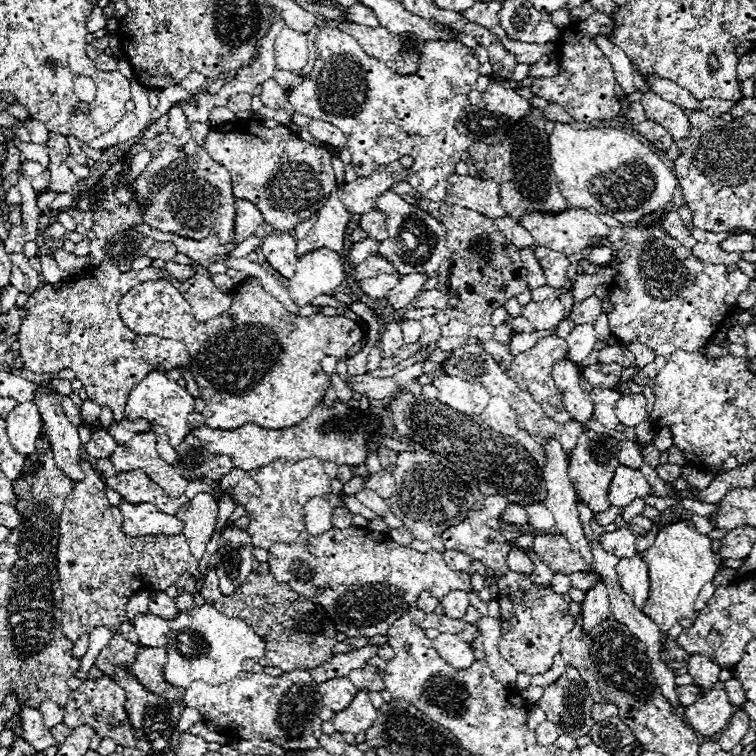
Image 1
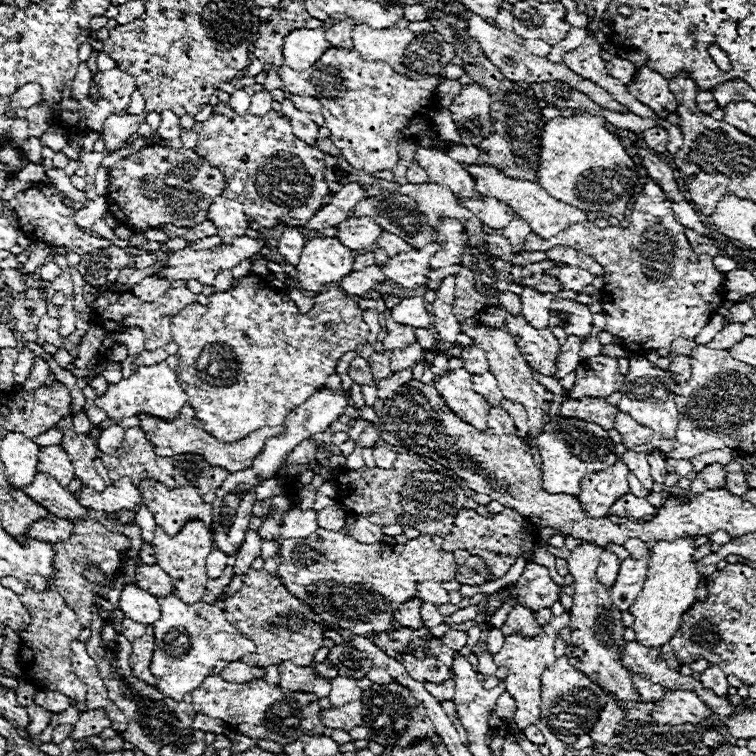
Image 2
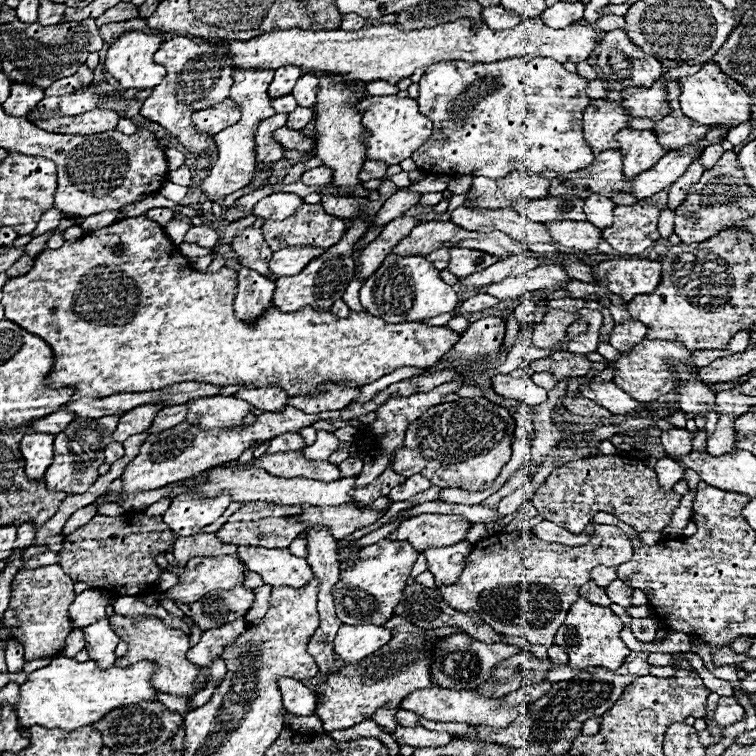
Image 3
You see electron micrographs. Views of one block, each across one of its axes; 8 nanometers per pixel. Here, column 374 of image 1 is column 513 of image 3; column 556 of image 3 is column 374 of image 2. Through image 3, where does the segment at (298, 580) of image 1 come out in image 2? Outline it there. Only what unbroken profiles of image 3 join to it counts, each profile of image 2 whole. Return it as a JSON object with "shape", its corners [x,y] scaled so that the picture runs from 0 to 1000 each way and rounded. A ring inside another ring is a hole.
{"shape":[[[418,701],[410,712],[384,712],[370,720],[370,762],[376,765],[376,775],[397,794],[402,794],[418,812],[431,817],[431,823],[447,823],[450,828],[460,828],[471,839],[484,841],[487,836],[513,833],[524,823],[524,807],[537,791],[550,786],[550,770],[571,767],[571,770],[593,770],[603,762],[603,746],[598,730],[585,730],[574,722],[569,709],[556,709],[540,714],[537,720],[479,720],[468,714],[463,706]]]}

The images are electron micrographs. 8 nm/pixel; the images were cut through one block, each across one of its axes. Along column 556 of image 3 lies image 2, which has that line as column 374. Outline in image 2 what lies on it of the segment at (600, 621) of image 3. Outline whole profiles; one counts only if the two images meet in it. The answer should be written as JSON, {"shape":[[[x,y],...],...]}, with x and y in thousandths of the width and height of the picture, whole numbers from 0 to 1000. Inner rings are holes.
{"shape":[[[534,828],[519,833],[519,836],[489,836],[487,844],[516,870],[526,870],[529,865],[545,862],[550,868],[561,868],[566,862],[566,854],[561,849],[561,844],[569,841],[569,833],[563,828],[553,831],[553,833],[540,833]]]}

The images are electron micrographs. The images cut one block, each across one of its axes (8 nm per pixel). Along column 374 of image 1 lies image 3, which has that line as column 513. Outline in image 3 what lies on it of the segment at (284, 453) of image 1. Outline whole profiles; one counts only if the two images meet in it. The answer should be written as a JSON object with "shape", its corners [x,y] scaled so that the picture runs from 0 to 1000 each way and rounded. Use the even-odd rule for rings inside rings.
{"shape":[[[608,526],[603,532],[590,532],[563,542],[553,556],[540,563],[540,569],[542,574],[537,574],[532,593],[521,601],[521,624],[542,632],[545,627],[556,627],[563,619],[563,632],[579,646],[608,646],[619,651],[635,651],[651,643],[661,622],[675,608],[683,556],[672,548],[669,540],[656,537],[643,526]]]}

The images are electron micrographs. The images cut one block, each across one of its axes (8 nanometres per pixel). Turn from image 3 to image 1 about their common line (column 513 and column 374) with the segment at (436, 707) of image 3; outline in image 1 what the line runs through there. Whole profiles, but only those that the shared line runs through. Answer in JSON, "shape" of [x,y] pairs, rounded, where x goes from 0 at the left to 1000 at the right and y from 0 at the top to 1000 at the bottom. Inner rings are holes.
{"shape":[[[474,913],[474,918],[466,923],[463,934],[455,942],[442,944],[439,958],[442,958],[444,968],[474,971],[474,968],[484,968],[492,960],[497,947],[500,947],[500,939],[492,934],[489,918],[481,913]]]}

